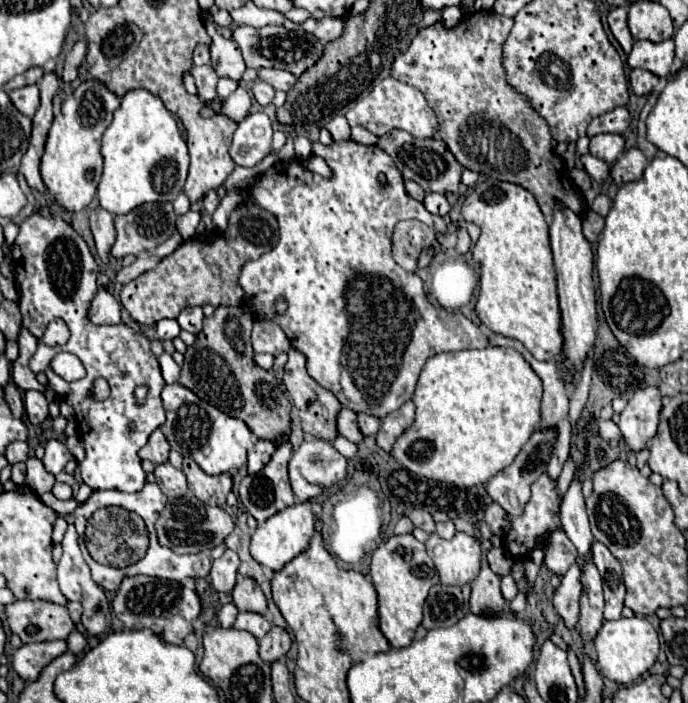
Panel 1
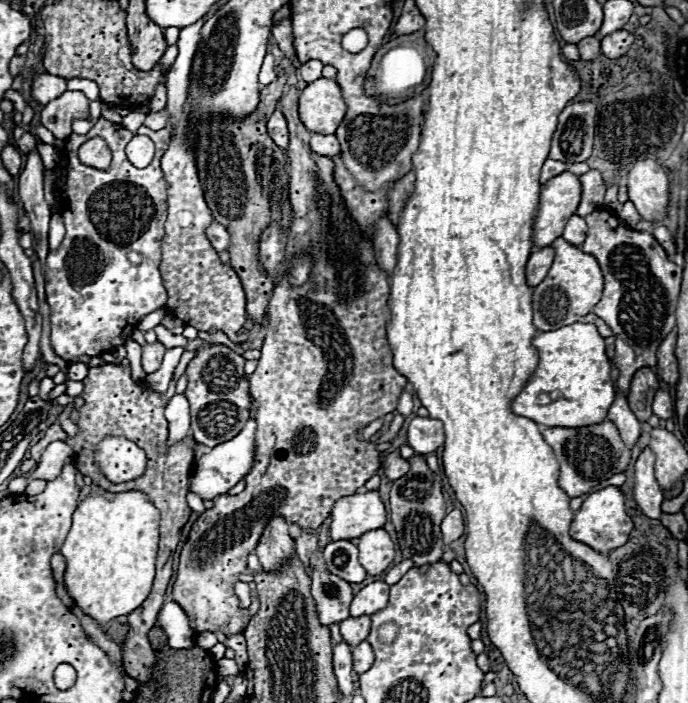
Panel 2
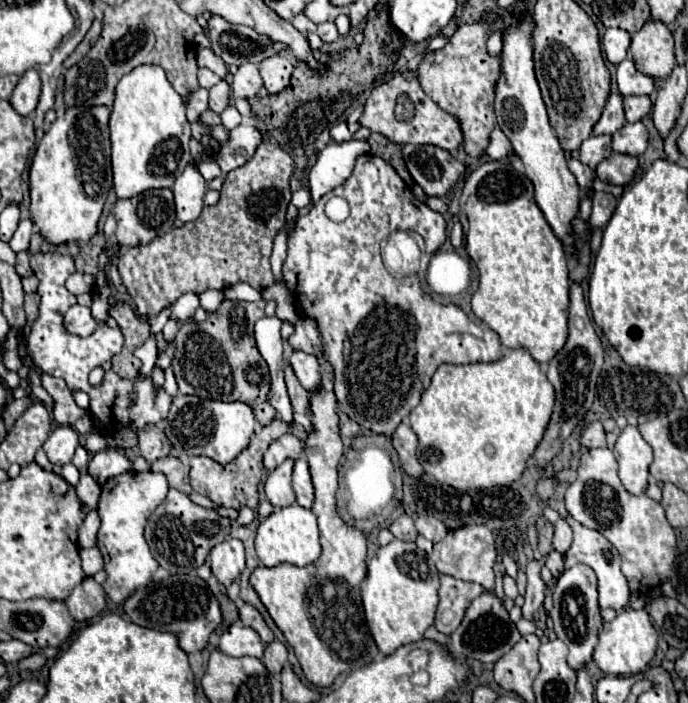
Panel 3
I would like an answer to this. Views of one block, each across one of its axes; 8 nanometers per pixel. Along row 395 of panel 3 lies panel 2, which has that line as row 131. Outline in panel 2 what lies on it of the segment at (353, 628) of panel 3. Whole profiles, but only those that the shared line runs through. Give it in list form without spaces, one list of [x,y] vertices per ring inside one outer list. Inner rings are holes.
[[[318,78],[300,94],[300,120],[310,132],[334,134],[344,112],[346,104],[336,80]]]

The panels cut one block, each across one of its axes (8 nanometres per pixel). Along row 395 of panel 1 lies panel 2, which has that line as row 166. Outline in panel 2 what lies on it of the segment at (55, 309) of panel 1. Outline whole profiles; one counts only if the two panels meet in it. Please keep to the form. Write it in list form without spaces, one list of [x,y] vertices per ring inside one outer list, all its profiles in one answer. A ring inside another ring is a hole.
[[[102,116],[94,122],[94,126],[86,134],[68,136],[62,148],[62,154],[60,154],[58,168],[54,170],[54,176],[58,180],[56,188],[60,192],[60,200],[66,204],[62,208],[70,210],[72,218],[64,218],[66,236],[58,252],[48,254],[48,260],[46,260],[46,278],[50,280],[46,284],[46,298],[50,304],[52,350],[60,358],[64,358],[68,364],[74,364],[80,354],[98,356],[116,346],[122,346],[126,338],[136,330],[136,326],[144,320],[144,316],[148,316],[160,306],[166,306],[166,300],[168,300],[166,288],[162,286],[158,264],[160,264],[160,254],[162,254],[160,242],[164,236],[164,222],[166,222],[166,210],[168,210],[166,208],[166,180],[160,170],[160,158],[168,148],[170,134],[166,132],[166,128],[156,132],[146,126],[138,128],[136,134],[150,136],[152,142],[156,144],[156,154],[154,154],[152,164],[142,170],[134,168],[124,152],[126,144],[134,138],[134,134],[126,130],[124,126],[110,122]],[[92,136],[102,136],[112,150],[112,164],[108,170],[96,170],[92,166],[84,166],[78,160],[78,146],[90,140]],[[128,252],[140,252],[144,256],[144,262],[138,268],[134,268],[126,258]]]

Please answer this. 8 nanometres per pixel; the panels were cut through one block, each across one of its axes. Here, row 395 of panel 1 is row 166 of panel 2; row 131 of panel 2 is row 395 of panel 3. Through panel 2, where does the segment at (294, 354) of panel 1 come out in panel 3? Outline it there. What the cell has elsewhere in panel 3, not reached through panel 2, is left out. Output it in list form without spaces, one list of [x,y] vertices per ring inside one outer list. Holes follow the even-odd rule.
[[[286,366],[284,368],[284,374],[286,374],[286,386],[288,386],[288,396],[290,396],[290,402],[292,402],[292,408],[294,412],[302,412],[302,414],[308,414],[310,410],[310,402],[308,402],[308,390],[298,384],[298,378],[294,376],[292,368]]]

